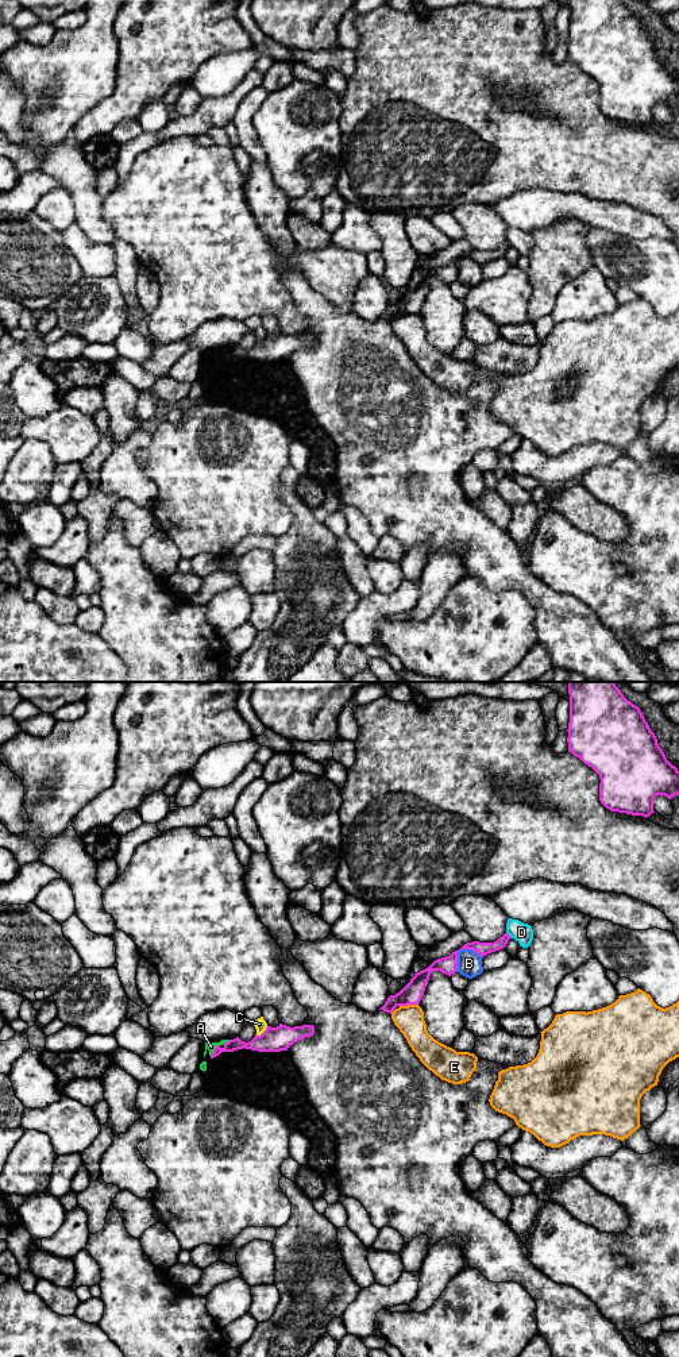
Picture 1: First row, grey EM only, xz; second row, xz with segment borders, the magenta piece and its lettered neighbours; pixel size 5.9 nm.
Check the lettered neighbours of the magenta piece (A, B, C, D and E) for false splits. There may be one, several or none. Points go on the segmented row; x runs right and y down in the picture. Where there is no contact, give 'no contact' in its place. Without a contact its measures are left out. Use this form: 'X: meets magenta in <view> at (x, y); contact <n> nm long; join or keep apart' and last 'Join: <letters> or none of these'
A: meets magenta in xz at (213, 1051); contact 90 nm long; keep apart
B: meets magenta in xz at (460, 948); contact 190 nm long; keep apart
C: meets magenta in xz at (262, 1033); contact 90 nm long; keep apart
D: meets magenta in xz at (508, 935); contact 50 nm long; keep apart
E: meets magenta in xz at (408, 1003); contact 110 nm long; keep apart
Join: none of these

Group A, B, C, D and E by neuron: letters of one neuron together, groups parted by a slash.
A / B / C / D / E

